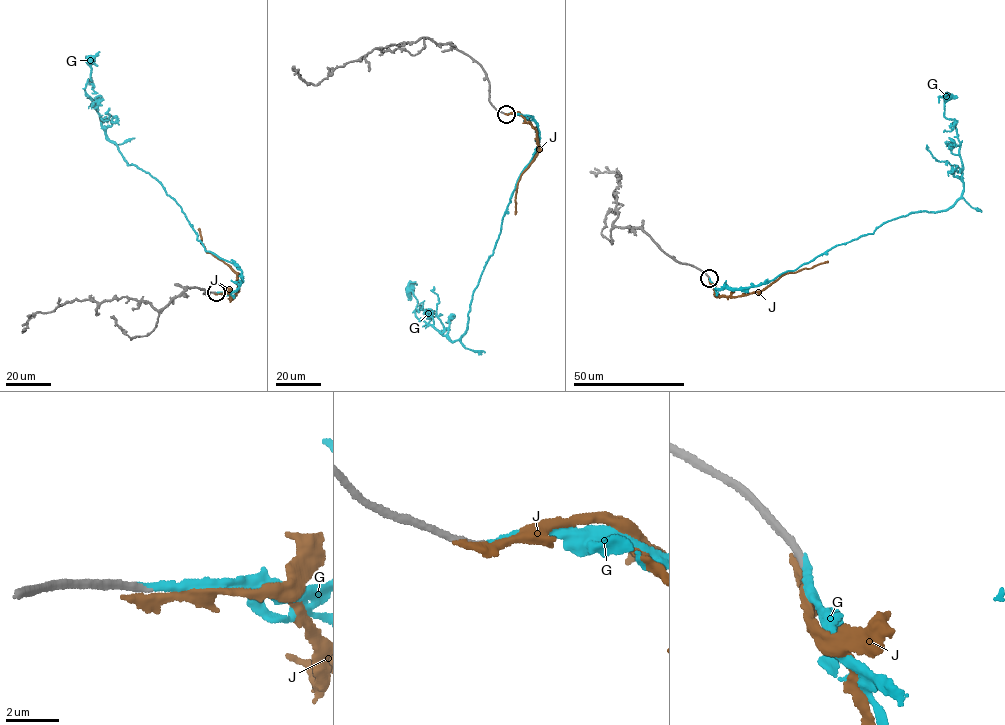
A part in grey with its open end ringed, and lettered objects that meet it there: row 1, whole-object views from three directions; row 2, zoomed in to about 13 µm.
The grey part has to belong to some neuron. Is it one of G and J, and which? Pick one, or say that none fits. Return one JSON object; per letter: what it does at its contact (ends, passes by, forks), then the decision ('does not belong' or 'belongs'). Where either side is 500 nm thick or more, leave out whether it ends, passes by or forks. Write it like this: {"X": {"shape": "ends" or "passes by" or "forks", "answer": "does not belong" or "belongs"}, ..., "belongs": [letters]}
{"G": {"shape": "ends", "answer": "belongs"}, "J": {"shape": "ends", "answer": "does not belong"}, "belongs": ["G"]}

